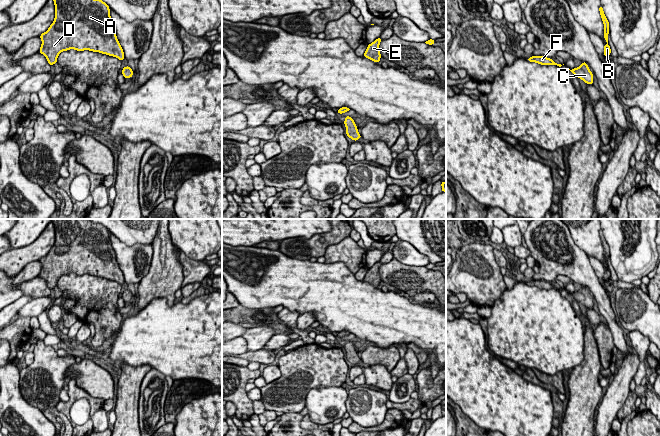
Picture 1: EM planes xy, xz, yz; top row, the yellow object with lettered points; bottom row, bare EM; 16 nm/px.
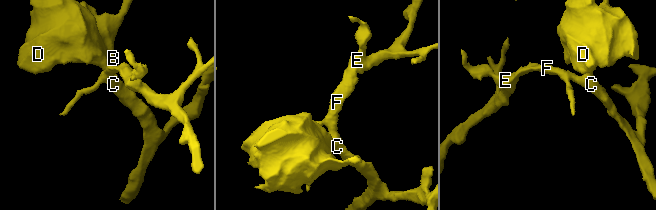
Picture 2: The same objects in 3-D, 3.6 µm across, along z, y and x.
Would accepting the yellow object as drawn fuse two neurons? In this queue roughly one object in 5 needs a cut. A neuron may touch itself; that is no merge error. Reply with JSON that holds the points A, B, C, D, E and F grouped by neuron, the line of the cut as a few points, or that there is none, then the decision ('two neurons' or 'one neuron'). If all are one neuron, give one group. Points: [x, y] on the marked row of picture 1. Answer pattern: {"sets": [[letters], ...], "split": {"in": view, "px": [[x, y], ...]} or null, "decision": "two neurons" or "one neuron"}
{"sets": [["A", "B", "C", "D", "E", "F"]], "split": null, "decision": "one neuron"}

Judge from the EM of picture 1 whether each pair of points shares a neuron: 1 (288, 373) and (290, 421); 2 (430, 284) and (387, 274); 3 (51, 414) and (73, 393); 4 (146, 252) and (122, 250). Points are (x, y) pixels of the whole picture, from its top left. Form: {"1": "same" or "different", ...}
{"1": "different", "2": "same", "3": "same", "4": "same"}

